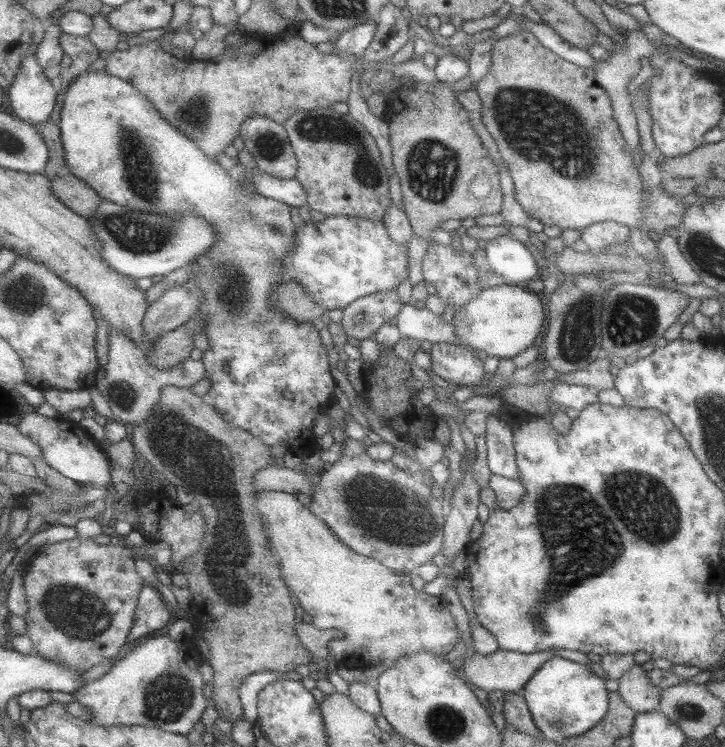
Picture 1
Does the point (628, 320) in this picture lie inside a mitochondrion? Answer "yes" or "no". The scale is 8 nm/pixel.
yes

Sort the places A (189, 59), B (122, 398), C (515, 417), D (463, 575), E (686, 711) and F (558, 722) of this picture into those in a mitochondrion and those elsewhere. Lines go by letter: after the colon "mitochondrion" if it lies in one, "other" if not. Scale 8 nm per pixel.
A: other
B: other
C: other
D: other
E: mitochondrion
F: mitochondrion

